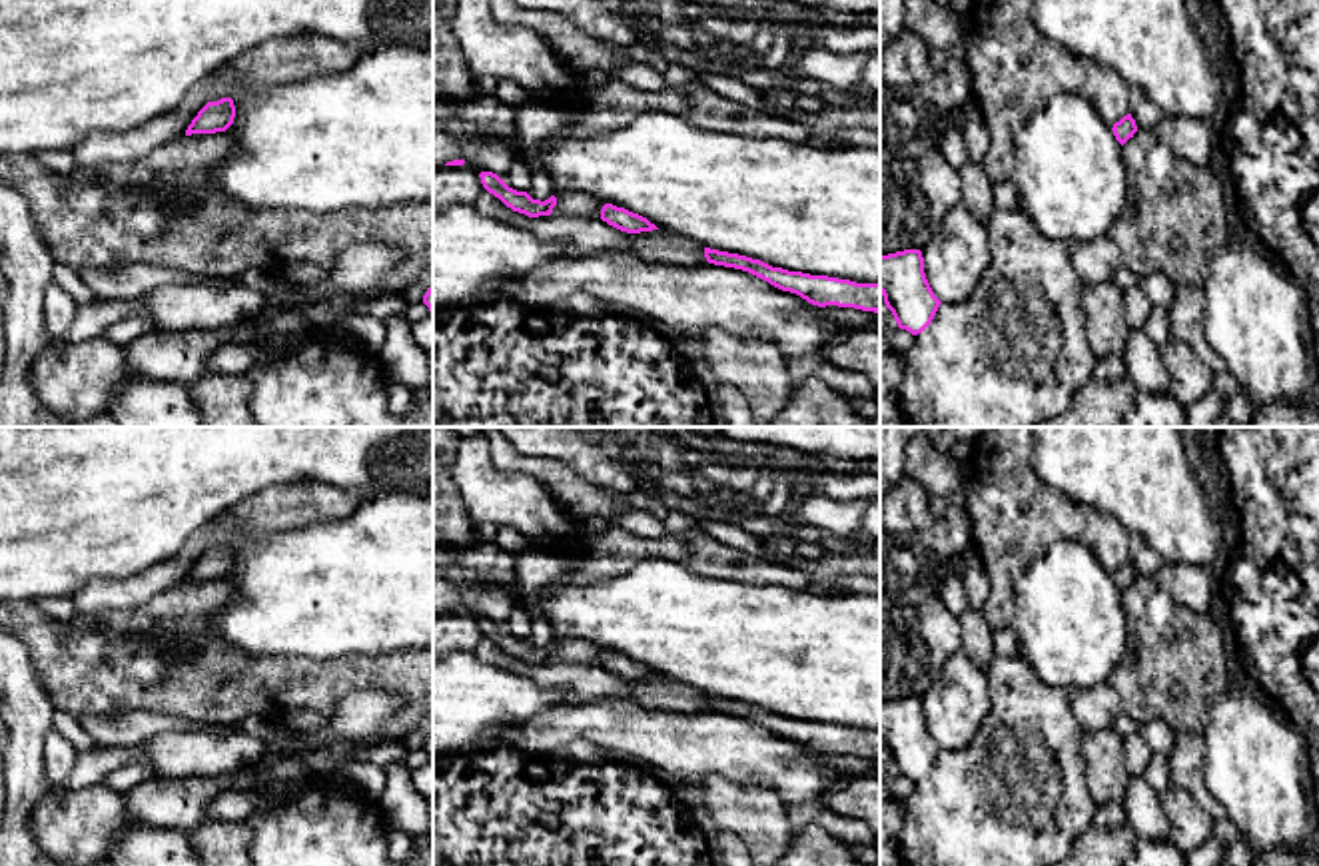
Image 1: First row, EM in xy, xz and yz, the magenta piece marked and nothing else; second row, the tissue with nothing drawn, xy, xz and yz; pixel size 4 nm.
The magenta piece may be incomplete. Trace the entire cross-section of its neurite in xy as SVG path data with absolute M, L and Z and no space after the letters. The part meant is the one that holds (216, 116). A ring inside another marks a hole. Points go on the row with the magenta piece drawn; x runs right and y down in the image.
M231 98L208 102L188 126L186 136L225 132L233 124L233 118L235 106Z

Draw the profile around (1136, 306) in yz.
M1137 285L1123 289L1123 319L1129 329L1141 329L1151 309L1153 305Z

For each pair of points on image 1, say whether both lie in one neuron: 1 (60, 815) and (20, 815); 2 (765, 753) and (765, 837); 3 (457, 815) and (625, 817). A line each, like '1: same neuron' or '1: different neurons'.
1: different neurons
2: different neurons
3: same neuron

